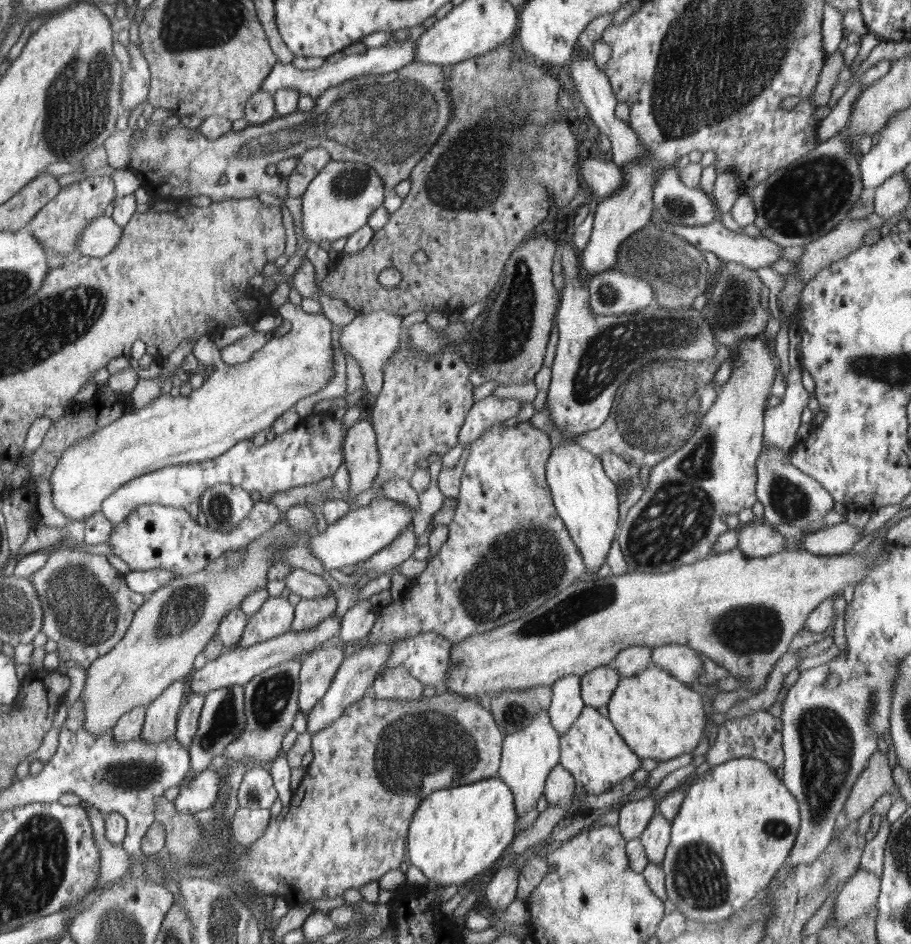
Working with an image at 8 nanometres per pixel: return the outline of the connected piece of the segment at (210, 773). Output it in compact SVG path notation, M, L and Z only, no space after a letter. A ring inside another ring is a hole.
M209 767L206 770L203 770L200 774L198 774L198 776L196 776L196 778L194 778L190 784L188 784L188 786L186 786L186 789L182 789L180 794L178 795L178 797L176 798L176 800L173 802L174 806L176 807L177 810L179 810L180 812L184 812L184 813L190 813L190 814L196 814L196 812L200 812L200 810L208 810L208 808L212 809L212 806L214 806L214 804L216 804L216 802L218 802L218 798L220 798L220 792L222 792L222 781L224 781L225 784L225 780L222 780L222 776L220 776L220 774L218 774L218 772L216 771L216 769L214 767Z

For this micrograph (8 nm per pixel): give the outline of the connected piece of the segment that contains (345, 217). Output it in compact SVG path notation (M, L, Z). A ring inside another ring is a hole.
M331 160L310 182L302 198L302 232L309 243L336 242L349 238L352 233L366 225L368 216L384 200L384 181L377 170L364 163Z

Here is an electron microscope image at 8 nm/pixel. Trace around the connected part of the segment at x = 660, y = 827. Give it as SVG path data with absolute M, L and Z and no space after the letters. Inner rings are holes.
M658 812L645 828L644 834L639 836L649 863L661 865L665 860L670 835L671 822Z

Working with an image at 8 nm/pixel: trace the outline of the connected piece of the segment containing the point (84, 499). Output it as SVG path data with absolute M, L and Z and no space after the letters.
M289 302L279 308L279 314L284 320L291 321L292 329L283 336L272 336L248 361L237 365L226 364L214 343L214 336L204 334L197 340L193 354L205 368L212 365L216 366L216 369L198 390L189 390L188 394L180 394L177 397L161 394L142 409L133 407L120 419L94 431L92 435L86 435L68 448L50 475L52 502L56 510L60 510L71 522L84 521L93 513L100 511L105 499L122 484L170 465L216 459L236 443L252 439L253 435L262 430L270 430L273 422L286 410L294 408L300 398L310 396L324 388L334 372L330 320L325 314L308 314L301 306Z

